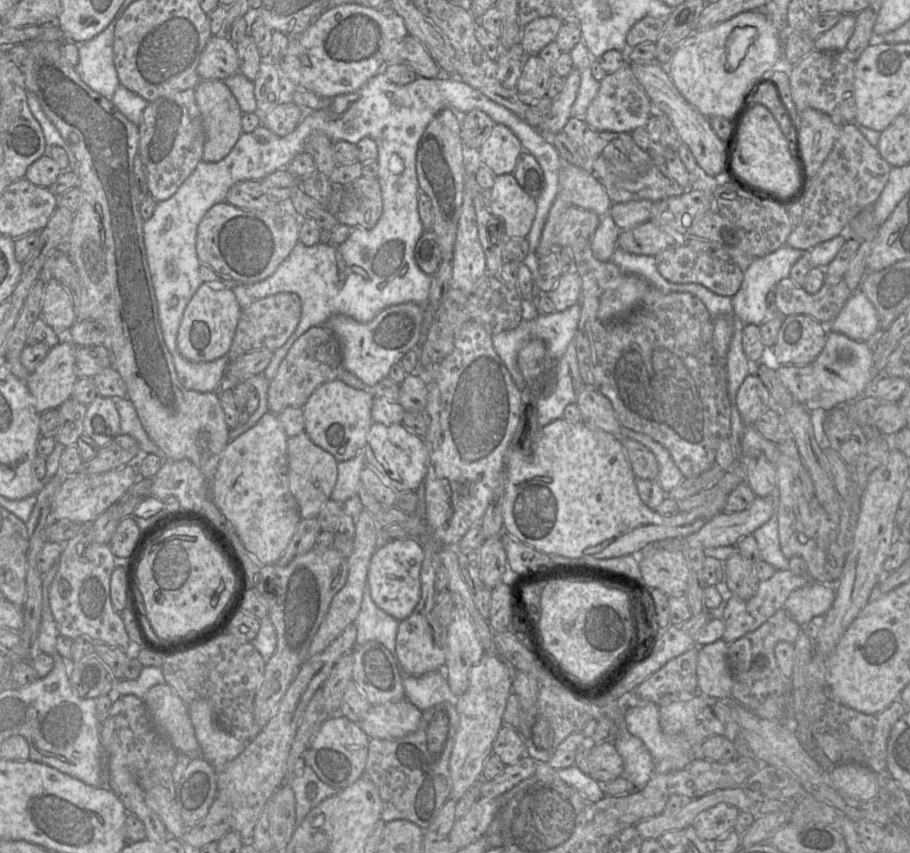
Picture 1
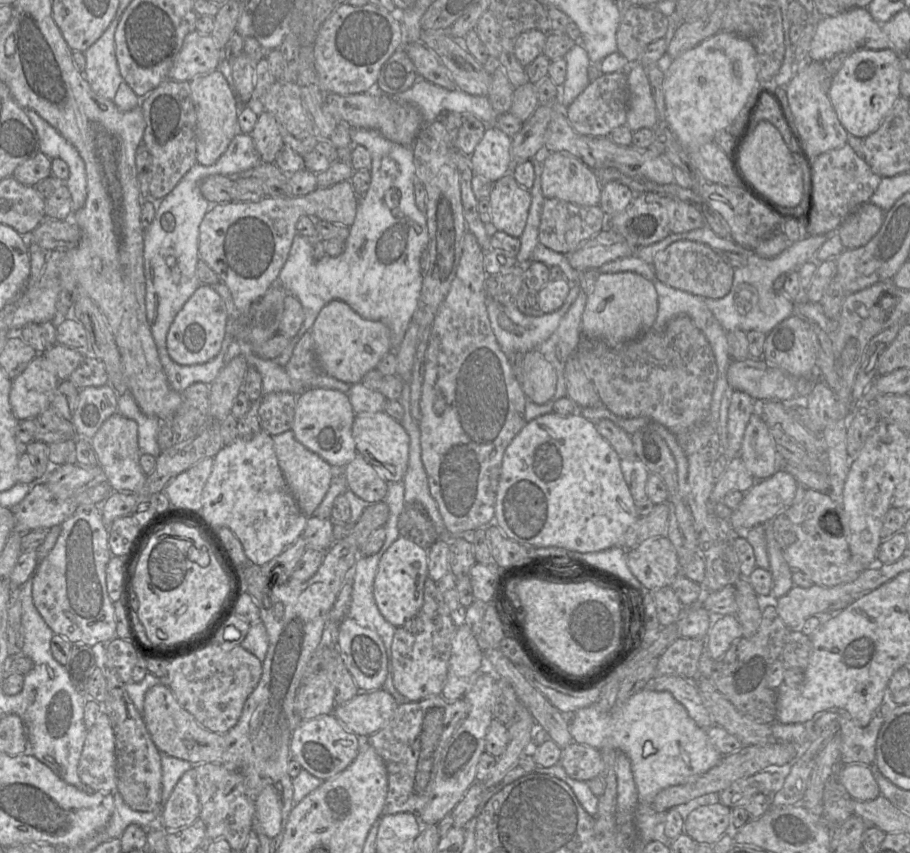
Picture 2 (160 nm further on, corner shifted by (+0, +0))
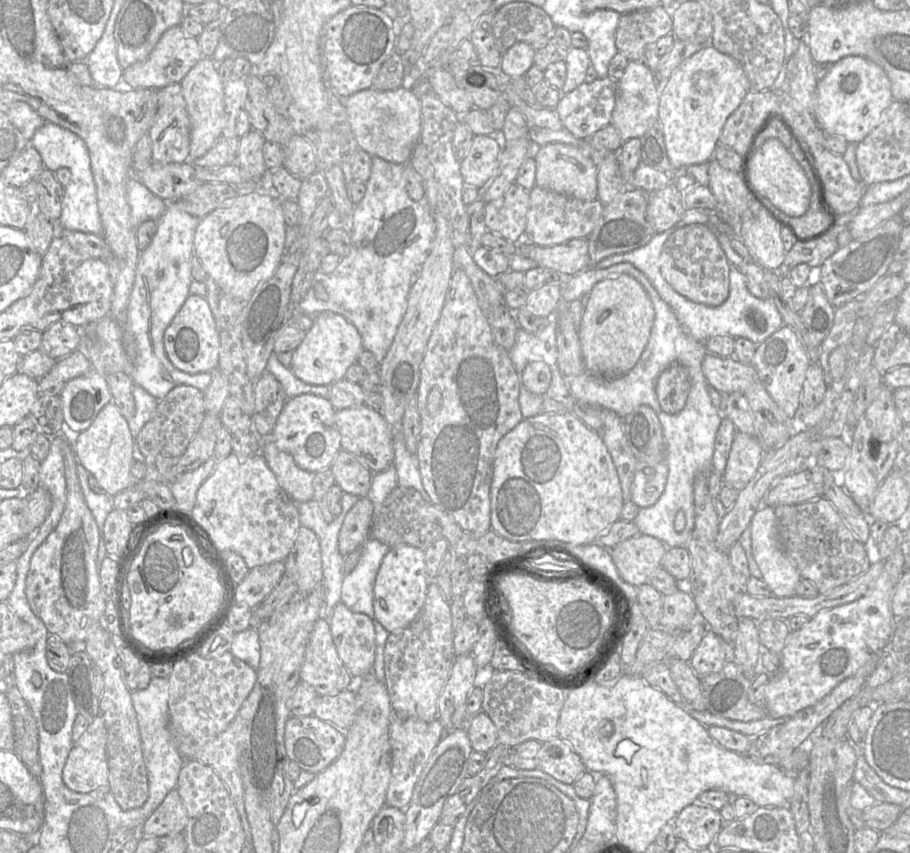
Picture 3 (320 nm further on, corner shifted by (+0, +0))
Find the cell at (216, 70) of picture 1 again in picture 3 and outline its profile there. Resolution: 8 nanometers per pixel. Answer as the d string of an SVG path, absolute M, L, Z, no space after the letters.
M180 25L166 30L149 54L140 62L123 70L122 78L133 88L159 90L174 83L180 83L187 73L203 58L197 37L188 35Z

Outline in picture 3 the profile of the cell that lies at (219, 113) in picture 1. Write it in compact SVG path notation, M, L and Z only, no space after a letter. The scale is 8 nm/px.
M203 57L180 82L191 121L189 160L202 157L222 136L225 126L225 84L220 79L218 64L212 58Z

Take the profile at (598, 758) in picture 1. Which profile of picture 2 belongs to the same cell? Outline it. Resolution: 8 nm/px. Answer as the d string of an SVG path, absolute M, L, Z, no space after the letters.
M576 742L562 749L560 764L571 778L584 782L603 775L604 772L601 751Z

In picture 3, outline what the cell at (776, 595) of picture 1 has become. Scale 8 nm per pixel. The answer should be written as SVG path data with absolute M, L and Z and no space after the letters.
M707 629L689 664L699 677L704 677L721 671L729 659L730 645L712 630Z

